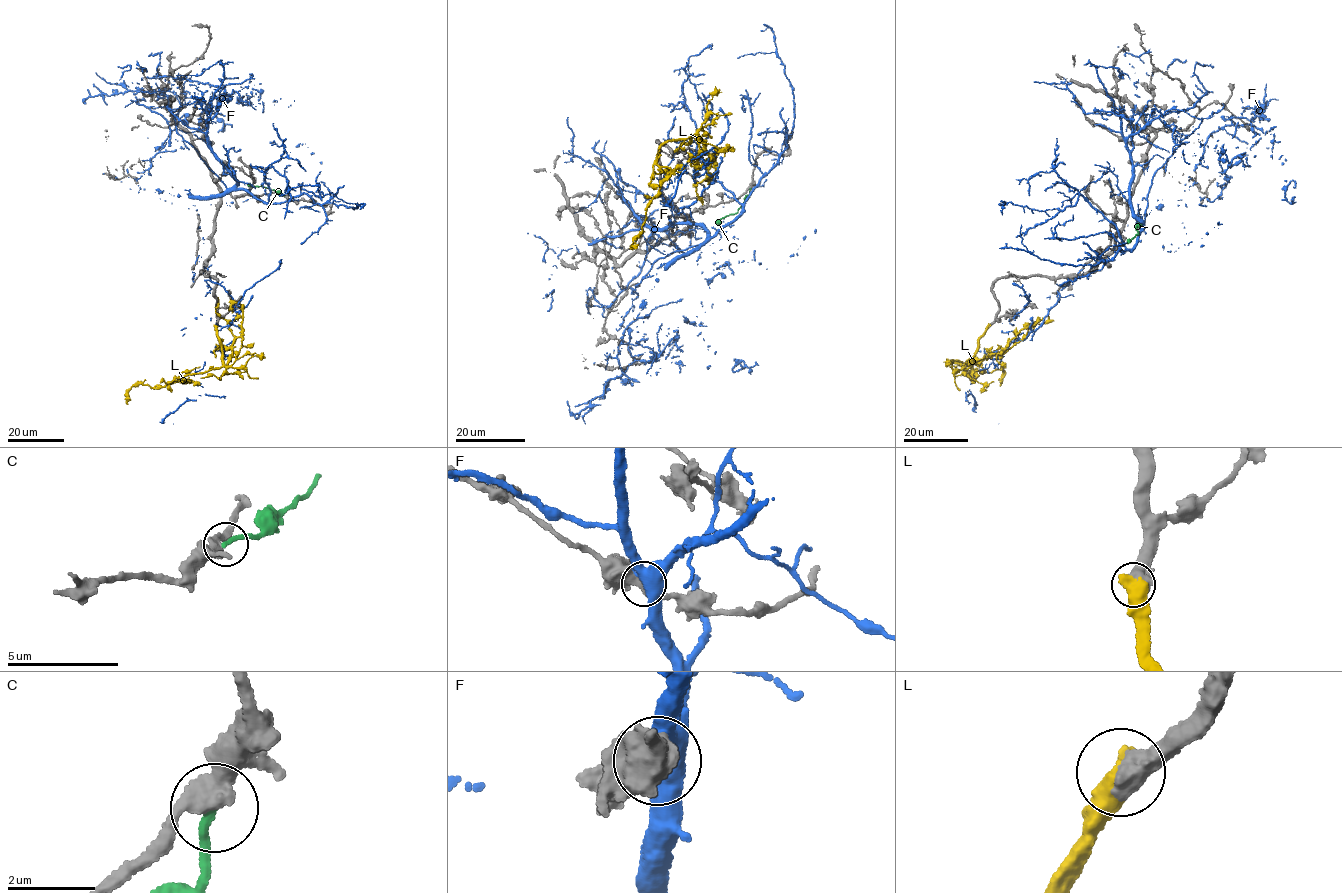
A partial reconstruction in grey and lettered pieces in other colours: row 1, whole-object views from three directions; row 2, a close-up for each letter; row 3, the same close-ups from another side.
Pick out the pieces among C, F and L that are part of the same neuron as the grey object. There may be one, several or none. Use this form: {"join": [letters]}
{"join": ["L"]}

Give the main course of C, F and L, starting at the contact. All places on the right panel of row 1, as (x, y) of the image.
C: (1123, 244), (1137, 235), (1137, 224), (1142, 225)
F: (1124, 140), (1144, 223), (1203, 118), (1261, 137), (1220, 155), (1214, 200), (1180, 200), (1171, 244)
L: (988, 325), (968, 362), (963, 365), (951, 361), (957, 360), (969, 374), (1002, 367), (999, 386)

